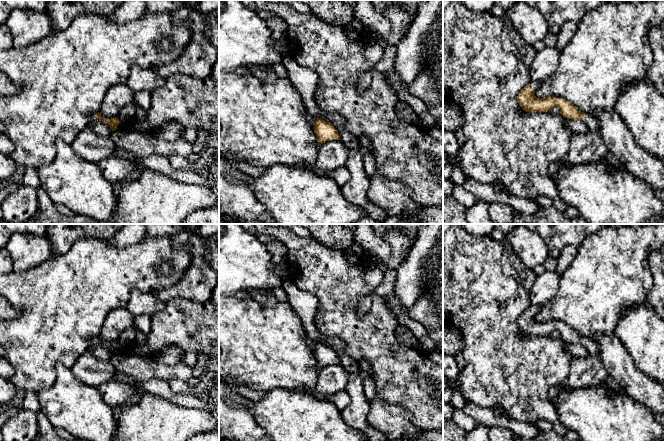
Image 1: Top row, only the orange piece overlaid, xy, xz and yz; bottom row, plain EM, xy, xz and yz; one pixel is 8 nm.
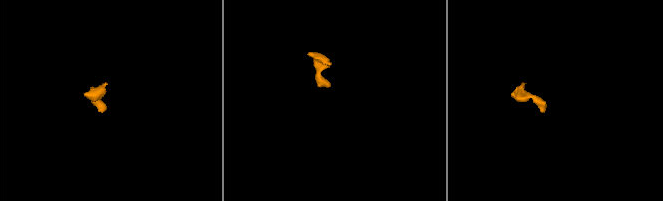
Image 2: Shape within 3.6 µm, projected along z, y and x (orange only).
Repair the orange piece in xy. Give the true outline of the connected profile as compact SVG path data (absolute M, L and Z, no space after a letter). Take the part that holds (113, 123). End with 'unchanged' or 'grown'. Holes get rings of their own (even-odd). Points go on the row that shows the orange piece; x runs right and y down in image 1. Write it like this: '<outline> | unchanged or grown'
M97 112L91 116L89 123L97 123L99 121L103 121L106 124L108 124L112 131L115 131L117 129L117 126L120 123L118 118L113 118L110 120L104 119L99 112Z | grown

